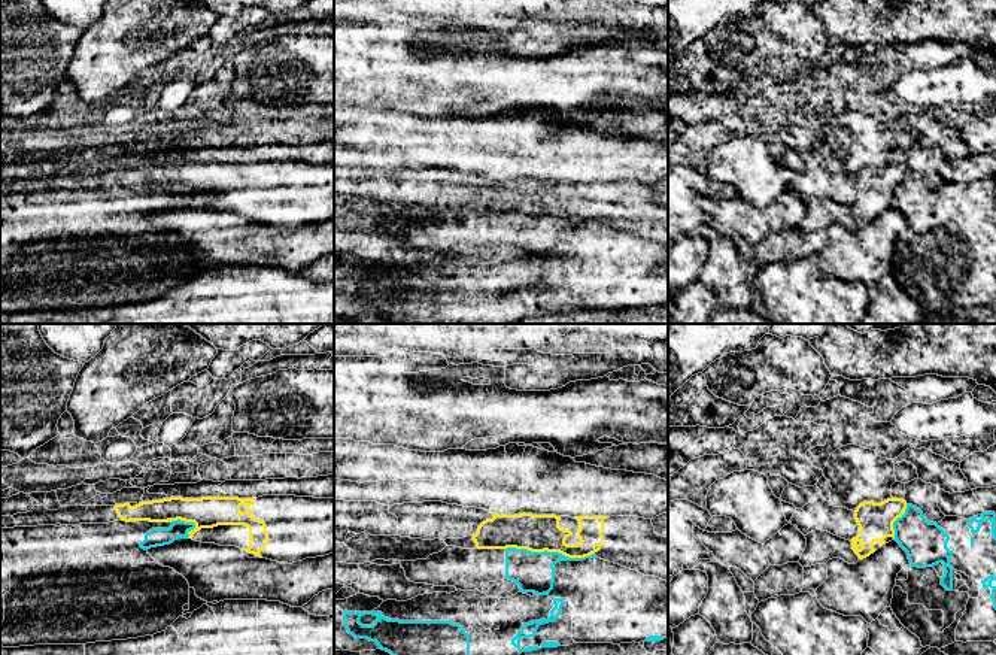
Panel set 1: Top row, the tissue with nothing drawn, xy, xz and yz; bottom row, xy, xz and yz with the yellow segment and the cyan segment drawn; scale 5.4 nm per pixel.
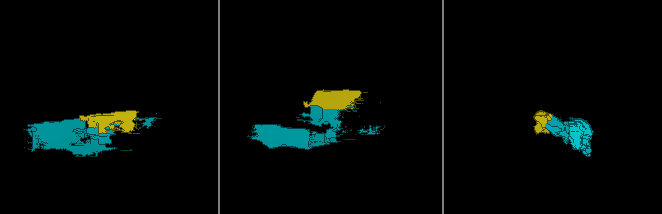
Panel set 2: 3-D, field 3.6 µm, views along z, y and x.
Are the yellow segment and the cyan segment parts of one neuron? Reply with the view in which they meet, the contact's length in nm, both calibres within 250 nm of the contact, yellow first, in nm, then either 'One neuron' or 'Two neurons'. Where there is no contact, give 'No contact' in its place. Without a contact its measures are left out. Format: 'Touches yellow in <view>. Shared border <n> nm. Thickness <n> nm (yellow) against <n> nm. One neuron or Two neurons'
Touches yellow in xz. Shared border 460 nm. Thickness 200 nm (yellow) against 220 nm. Two neurons

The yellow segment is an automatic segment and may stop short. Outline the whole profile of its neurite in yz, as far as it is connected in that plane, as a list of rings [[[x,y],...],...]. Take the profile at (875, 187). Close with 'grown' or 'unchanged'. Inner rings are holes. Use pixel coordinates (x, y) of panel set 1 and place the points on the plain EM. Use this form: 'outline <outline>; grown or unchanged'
outline [[[887,164],[881,169],[863,167],[854,176],[859,198],[853,203],[851,215],[863,225],[895,204],[893,188],[905,179],[904,164]]]; grown

